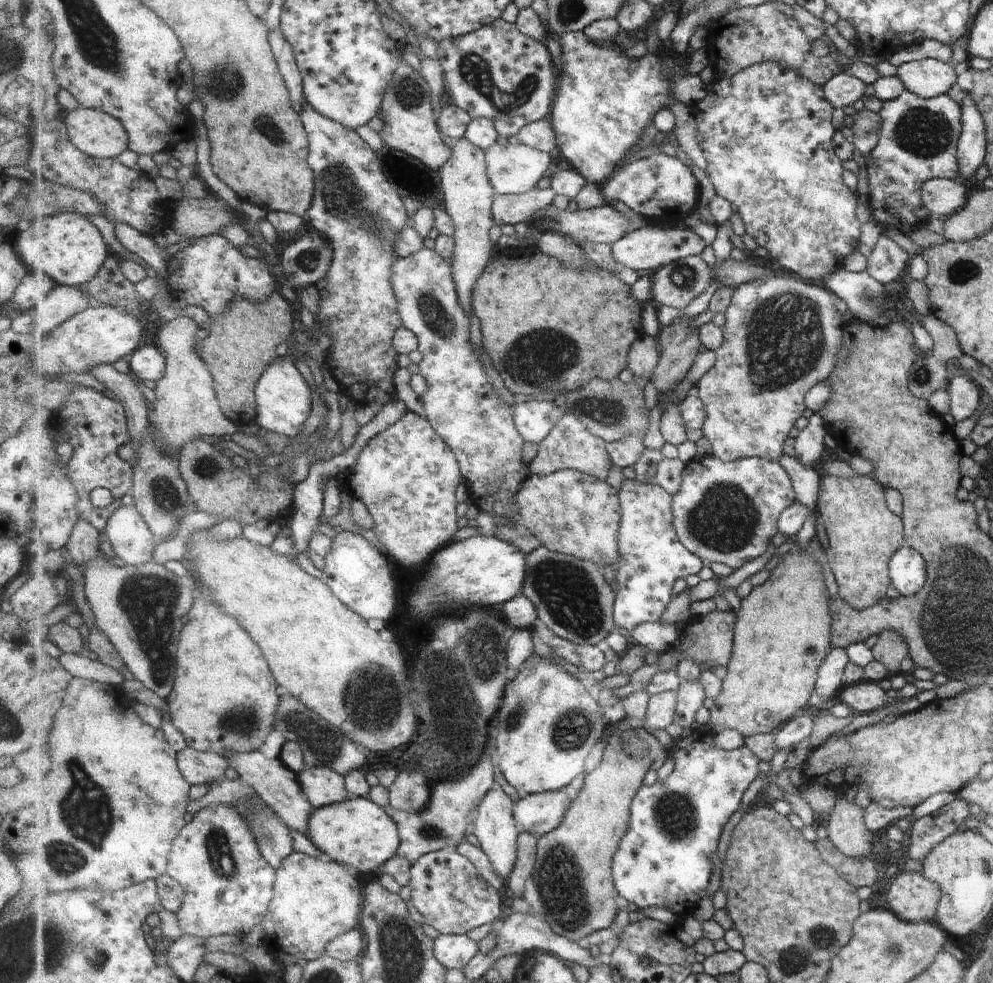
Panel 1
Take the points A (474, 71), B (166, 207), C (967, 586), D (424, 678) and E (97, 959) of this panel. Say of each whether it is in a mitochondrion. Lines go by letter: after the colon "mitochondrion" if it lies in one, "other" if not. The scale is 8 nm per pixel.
A: mitochondrion
B: other
C: mitochondrion
D: other
E: mitochondrion

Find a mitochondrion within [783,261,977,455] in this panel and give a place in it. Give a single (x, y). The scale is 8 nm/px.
(922, 377)

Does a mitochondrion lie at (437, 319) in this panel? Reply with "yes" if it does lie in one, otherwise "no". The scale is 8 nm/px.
yes

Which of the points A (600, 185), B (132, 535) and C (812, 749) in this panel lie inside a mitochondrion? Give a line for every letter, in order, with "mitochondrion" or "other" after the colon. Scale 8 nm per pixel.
A: other
B: other
C: other

